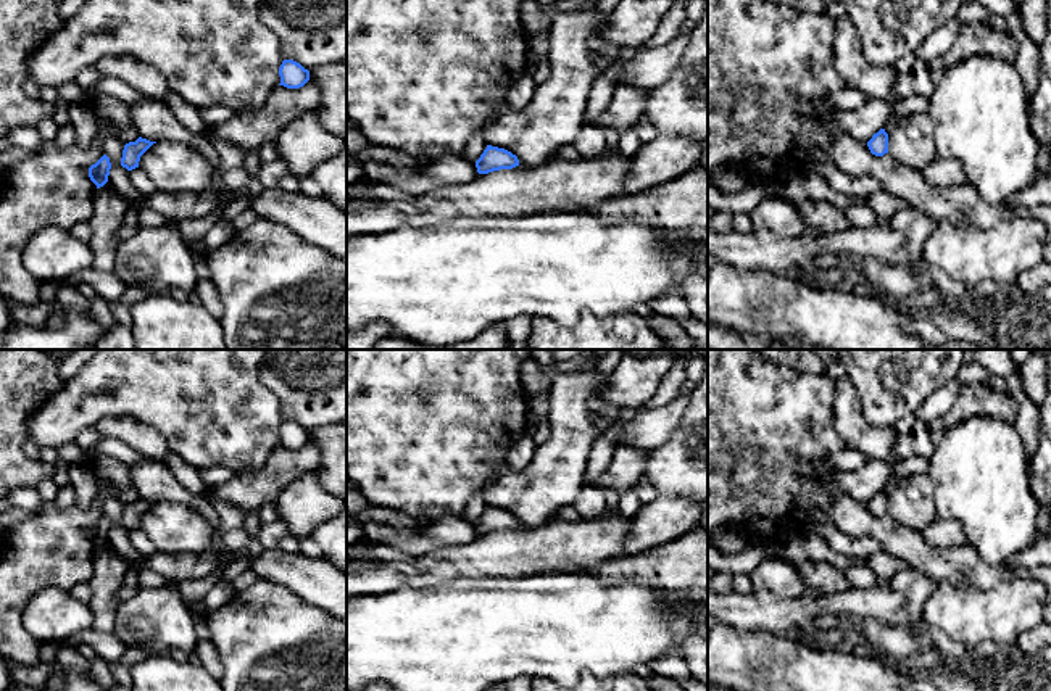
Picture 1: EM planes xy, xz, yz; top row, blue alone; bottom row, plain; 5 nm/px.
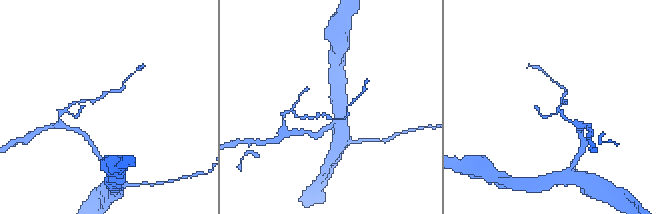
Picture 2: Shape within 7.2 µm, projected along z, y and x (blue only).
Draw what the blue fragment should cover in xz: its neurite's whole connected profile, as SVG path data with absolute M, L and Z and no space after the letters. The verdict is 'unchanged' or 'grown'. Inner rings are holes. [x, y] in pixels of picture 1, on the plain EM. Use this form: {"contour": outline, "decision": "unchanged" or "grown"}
{"contour": "M487 506L480 519L476 522L479 535L488 535L500 530L513 530L519 527L516 515L505 509Z", "decision": "unchanged"}

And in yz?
{"contour": "M880 490L877 494L874 494L867 503L867 507L875 517L883 517L885 514L888 514L888 494L885 493L885 490Z", "decision": "unchanged"}

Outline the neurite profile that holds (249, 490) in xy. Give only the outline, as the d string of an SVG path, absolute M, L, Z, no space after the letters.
M311 440L300 449L277 446L260 469L235 474L229 482L208 488L205 496L229 501L245 512L260 511L263 504L276 503L287 485L316 470L321 459L321 451Z

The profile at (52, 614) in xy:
M44 588L26 602L23 625L40 643L64 641L92 628L93 612L66 590Z

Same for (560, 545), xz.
M603 512L596 519L577 522L556 517L535 528L500 530L479 535L466 544L437 546L426 554L408 554L387 544L374 544L371 561L347 561L347 599L355 596L377 596L406 586L424 588L442 585L455 578L477 578L482 575L534 575L540 572L595 570L603 562L622 554L622 543L632 528L632 520L619 512Z

